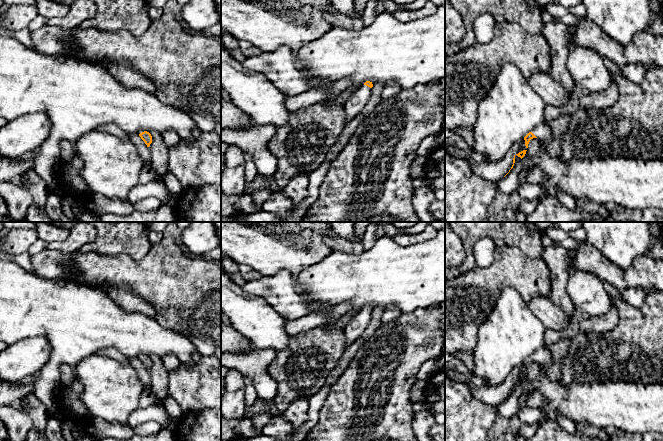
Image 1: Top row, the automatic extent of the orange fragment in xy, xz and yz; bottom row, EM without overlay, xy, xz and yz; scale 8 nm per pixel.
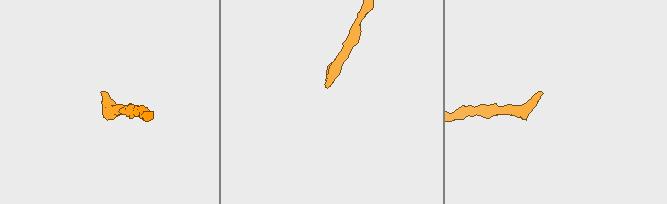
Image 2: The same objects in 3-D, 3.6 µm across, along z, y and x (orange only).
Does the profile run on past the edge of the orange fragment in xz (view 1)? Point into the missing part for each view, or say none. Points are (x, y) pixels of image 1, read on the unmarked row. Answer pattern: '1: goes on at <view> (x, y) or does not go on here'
1: goes on at xz (356, 326)

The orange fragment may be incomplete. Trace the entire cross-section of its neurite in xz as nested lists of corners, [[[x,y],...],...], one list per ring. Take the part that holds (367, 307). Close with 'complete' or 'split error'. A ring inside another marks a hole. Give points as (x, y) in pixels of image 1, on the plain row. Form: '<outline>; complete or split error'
[[[366,305],[360,310],[344,327],[344,337],[346,347],[356,341],[367,328],[373,308],[370,305]]]; split error

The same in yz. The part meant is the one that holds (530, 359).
[[[542,346],[524,361],[526,372],[528,372],[528,368],[533,362],[538,362],[540,365],[544,366],[550,366],[553,363],[552,354],[547,346]]]; split error

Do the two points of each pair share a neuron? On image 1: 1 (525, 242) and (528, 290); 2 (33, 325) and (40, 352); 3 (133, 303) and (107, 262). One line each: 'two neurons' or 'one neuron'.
1: two neurons
2: two neurons
3: two neurons

